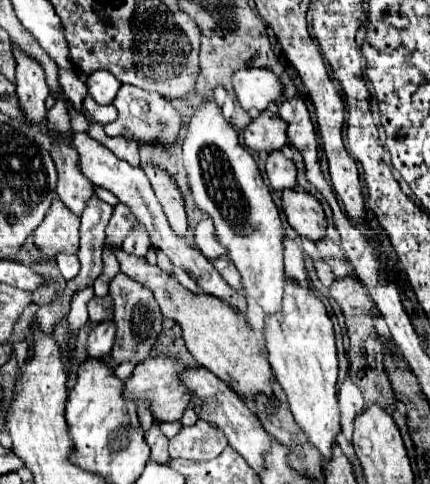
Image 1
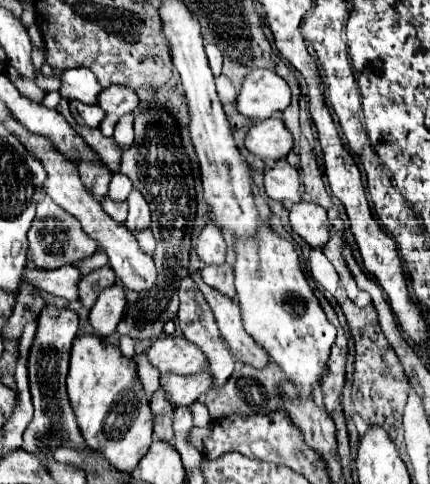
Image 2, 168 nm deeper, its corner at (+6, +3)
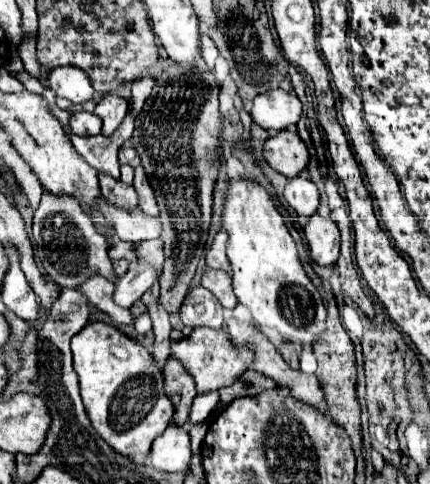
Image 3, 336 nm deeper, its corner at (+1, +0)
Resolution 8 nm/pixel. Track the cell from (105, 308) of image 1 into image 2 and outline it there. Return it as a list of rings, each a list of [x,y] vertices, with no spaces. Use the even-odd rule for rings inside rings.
[[[109,264],[101,266],[99,270],[93,270],[89,274],[85,274],[79,282],[79,294],[81,294],[81,304],[91,308],[99,296],[99,292],[105,288],[105,286],[111,286],[115,282],[115,274],[111,270]]]

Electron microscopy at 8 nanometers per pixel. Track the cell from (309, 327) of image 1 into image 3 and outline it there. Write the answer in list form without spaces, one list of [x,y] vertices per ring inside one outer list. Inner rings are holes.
[[[240,179],[232,181],[226,191],[226,203],[222,213],[222,223],[228,229],[228,259],[232,265],[232,277],[234,277],[234,293],[238,301],[250,309],[252,321],[260,329],[276,329],[284,341],[294,343],[296,349],[302,349],[306,345],[314,347],[314,343],[320,339],[320,335],[326,331],[326,307],[322,303],[322,297],[318,289],[308,279],[302,261],[296,251],[296,243],[274,207],[270,195],[252,179]]]

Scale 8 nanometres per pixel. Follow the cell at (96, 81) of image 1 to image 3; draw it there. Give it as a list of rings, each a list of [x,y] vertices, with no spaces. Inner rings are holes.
[[[62,67],[50,71],[46,79],[46,87],[54,89],[58,97],[66,97],[78,105],[94,99],[96,93],[90,83],[90,77],[78,67]]]

